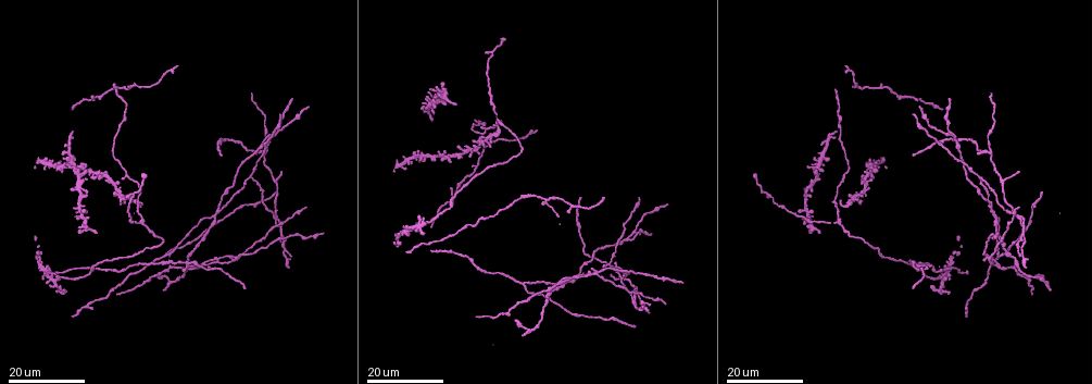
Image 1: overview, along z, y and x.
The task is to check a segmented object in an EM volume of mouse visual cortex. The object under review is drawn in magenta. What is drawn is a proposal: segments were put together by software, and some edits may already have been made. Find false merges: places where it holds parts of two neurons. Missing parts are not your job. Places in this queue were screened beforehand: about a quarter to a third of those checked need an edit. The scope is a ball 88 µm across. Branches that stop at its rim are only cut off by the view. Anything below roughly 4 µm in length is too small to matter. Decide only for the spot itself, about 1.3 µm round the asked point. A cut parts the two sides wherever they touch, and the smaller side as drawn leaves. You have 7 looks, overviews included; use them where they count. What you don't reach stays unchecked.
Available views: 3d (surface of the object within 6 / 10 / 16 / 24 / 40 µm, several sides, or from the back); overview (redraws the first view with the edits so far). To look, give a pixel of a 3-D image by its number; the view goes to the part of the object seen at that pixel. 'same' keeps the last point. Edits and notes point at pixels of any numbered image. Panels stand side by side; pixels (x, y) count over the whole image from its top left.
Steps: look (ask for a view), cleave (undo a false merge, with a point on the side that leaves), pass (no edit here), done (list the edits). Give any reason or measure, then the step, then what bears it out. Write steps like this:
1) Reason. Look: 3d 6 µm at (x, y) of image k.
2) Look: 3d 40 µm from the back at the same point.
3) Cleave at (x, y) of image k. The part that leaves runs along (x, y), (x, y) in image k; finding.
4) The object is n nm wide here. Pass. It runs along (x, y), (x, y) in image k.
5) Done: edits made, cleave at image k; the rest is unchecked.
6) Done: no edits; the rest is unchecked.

Four or more arms meet. Look: 3d 24 µm at (597, 273) of image 1.

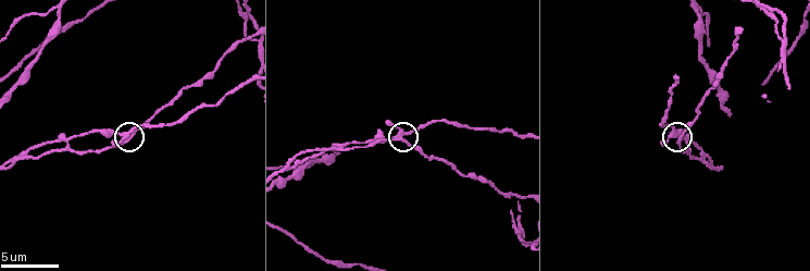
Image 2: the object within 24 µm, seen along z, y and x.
Look: 3d 6 µm at (128, 136) of image 2.

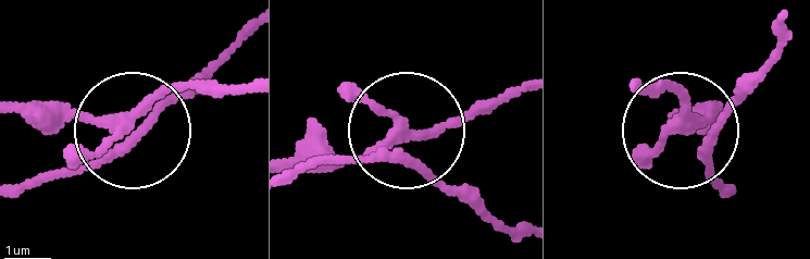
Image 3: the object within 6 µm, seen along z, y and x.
Pass. One neuron here.

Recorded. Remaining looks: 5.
Three arms meet. Look: 3d 16 µm at (162, 258) of image 1.

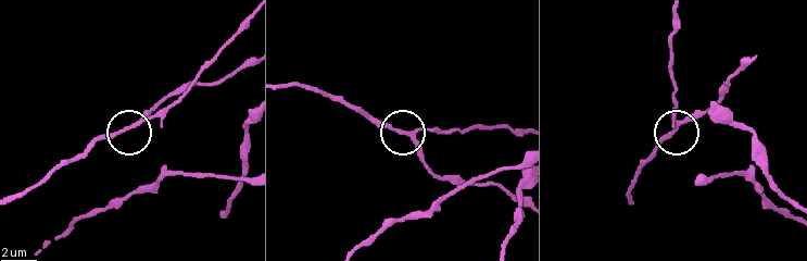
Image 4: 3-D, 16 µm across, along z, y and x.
Closer look. Look: 3d 10 µm at (141, 123) of image 4.

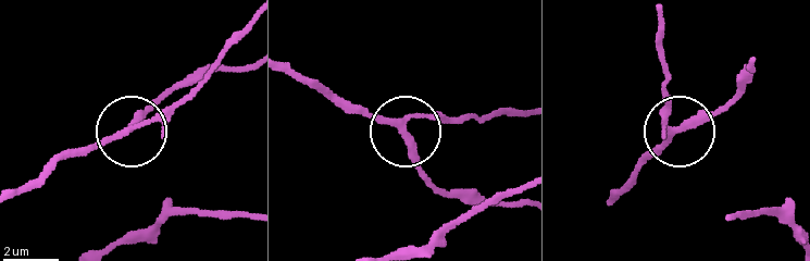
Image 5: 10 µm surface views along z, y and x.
Zoom in. Look: 3d 6 µm at (403, 125) of image 5.

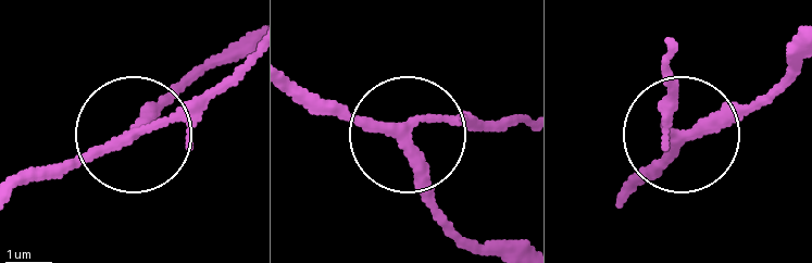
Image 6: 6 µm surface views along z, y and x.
Pass. It runs along (16, 185), (129, 138), (200, 69) in image 6; continuous, no second neuron.

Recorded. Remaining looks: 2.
Done: no edits; the rest is unchecked.

